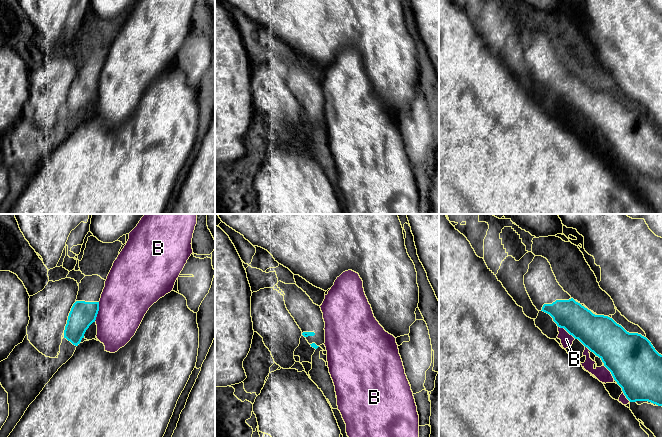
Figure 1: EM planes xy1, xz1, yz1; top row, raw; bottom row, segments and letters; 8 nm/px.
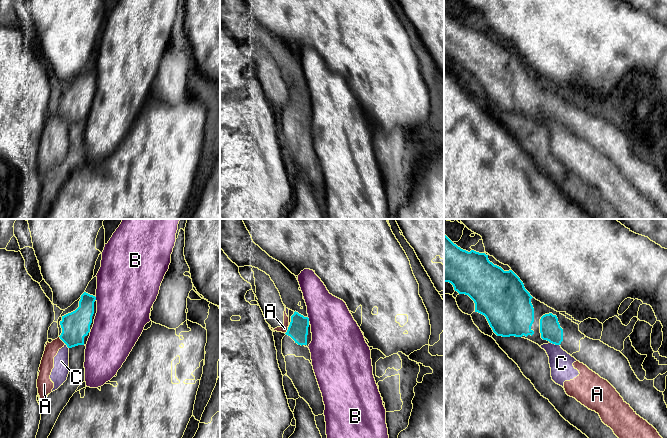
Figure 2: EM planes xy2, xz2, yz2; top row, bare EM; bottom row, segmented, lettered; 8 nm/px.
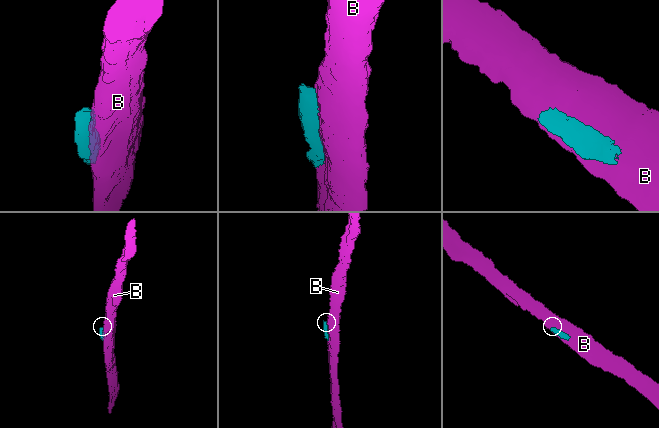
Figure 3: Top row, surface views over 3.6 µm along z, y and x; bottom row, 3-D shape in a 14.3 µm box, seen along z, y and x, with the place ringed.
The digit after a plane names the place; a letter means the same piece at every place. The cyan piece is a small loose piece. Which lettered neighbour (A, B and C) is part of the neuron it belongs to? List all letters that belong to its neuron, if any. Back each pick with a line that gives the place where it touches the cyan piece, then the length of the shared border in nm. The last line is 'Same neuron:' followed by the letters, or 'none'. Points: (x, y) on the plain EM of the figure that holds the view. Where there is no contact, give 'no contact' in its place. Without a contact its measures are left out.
Same neuron: none

